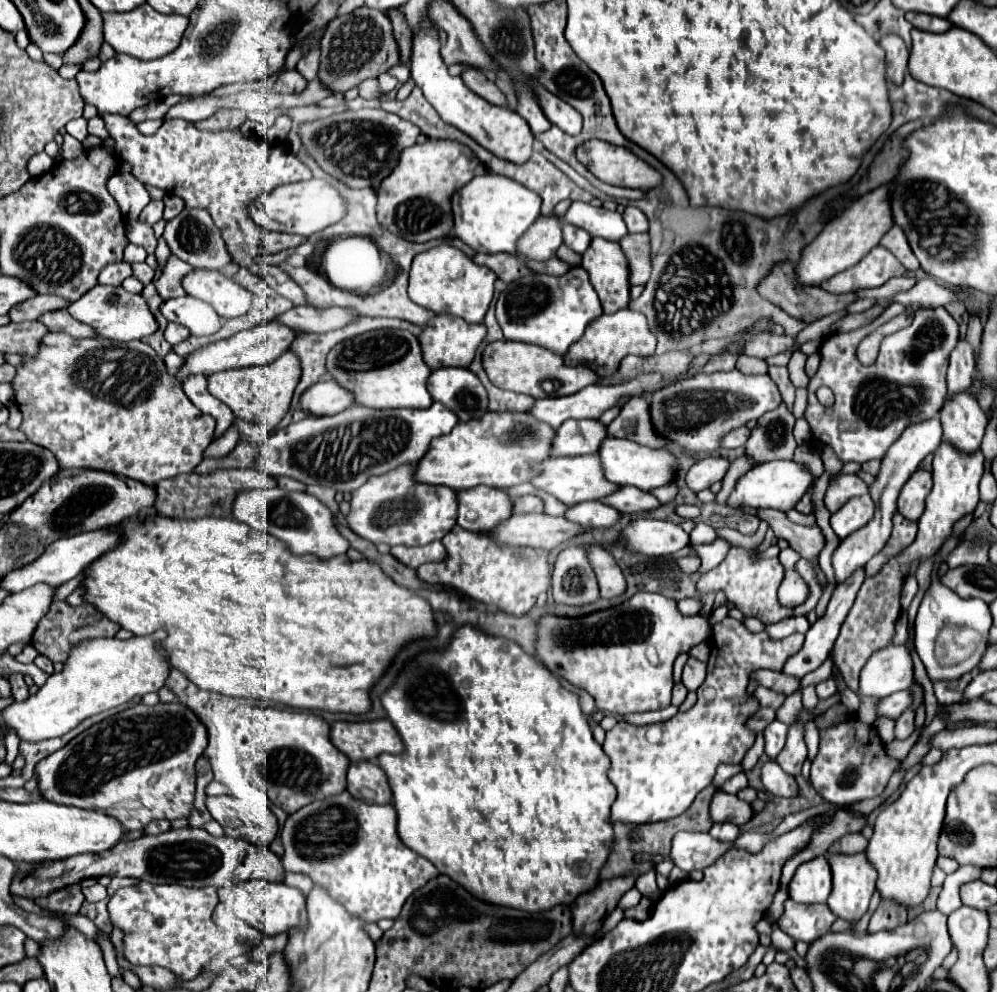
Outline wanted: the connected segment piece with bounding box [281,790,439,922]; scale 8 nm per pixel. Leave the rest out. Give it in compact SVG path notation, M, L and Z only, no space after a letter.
M347 790L341 792L341 794L335 794L335 796L329 796L329 798L323 798L323 800L315 800L303 808L299 808L297 812L289 814L287 820L285 820L285 826L281 830L281 842L283 842L283 848L285 848L285 854L281 858L285 870L291 870L291 872L303 872L307 876L311 876L311 880L319 886L325 886L325 890L329 890L329 894L339 902L343 904L351 914L363 918L365 922L379 922L381 918L397 918L397 914L401 912L401 906L405 904L405 900L409 898L409 894L413 894L413 890L425 886L425 882L429 878L433 878L433 874L439 874L437 868L423 856L419 856L417 852L413 852L411 848L407 848L399 834L397 834L397 816L395 816L395 808L393 804L367 804L367 802L361 802L357 798L353 798Z

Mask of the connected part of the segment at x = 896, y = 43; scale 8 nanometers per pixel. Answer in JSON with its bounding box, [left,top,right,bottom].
[879,34,909,86]

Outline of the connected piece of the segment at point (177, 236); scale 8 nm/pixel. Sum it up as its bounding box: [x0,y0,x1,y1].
[163,210,231,270]

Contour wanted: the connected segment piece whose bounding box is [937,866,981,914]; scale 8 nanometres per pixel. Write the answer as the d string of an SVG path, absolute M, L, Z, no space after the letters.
M959 866L959 870L949 874L943 884L943 890L937 898L937 910L943 914L951 914L957 908L961 908L963 906L963 902L959 898L961 886L971 880L977 880L979 876L981 876L981 868L977 868L977 866Z

